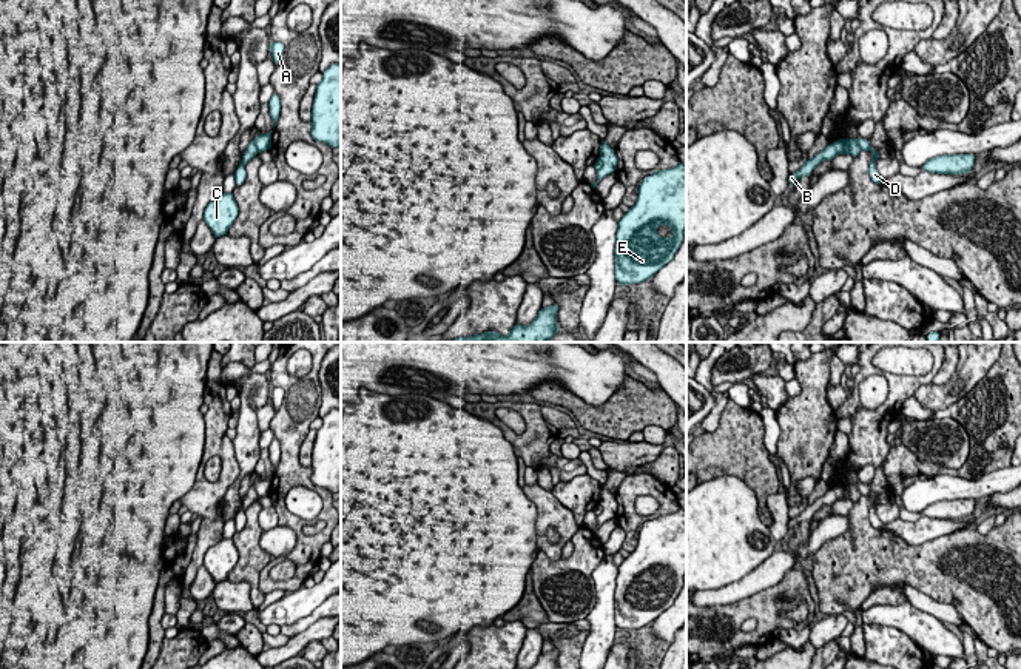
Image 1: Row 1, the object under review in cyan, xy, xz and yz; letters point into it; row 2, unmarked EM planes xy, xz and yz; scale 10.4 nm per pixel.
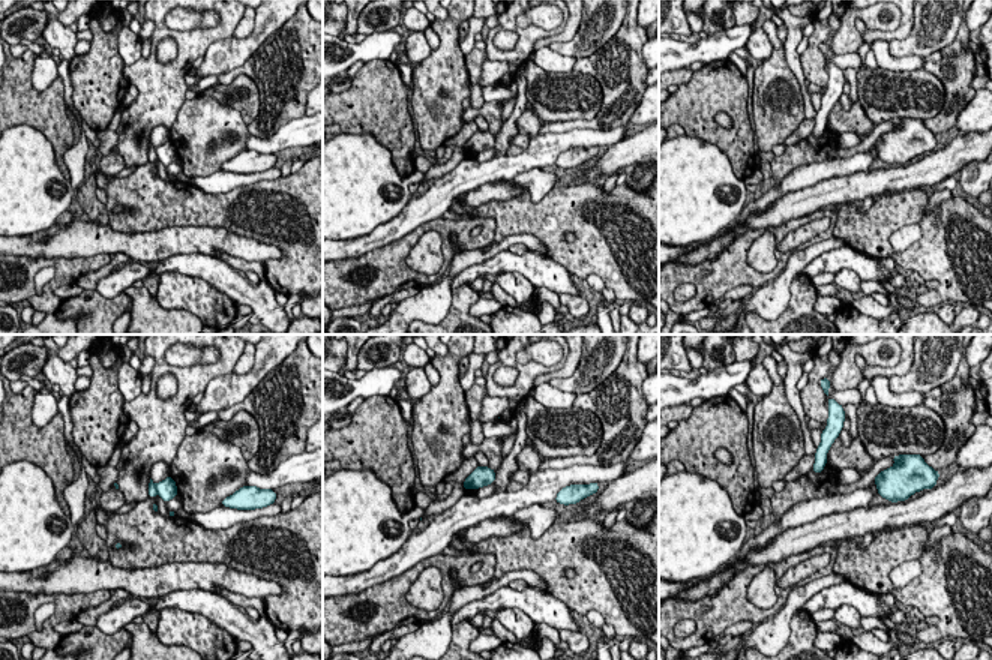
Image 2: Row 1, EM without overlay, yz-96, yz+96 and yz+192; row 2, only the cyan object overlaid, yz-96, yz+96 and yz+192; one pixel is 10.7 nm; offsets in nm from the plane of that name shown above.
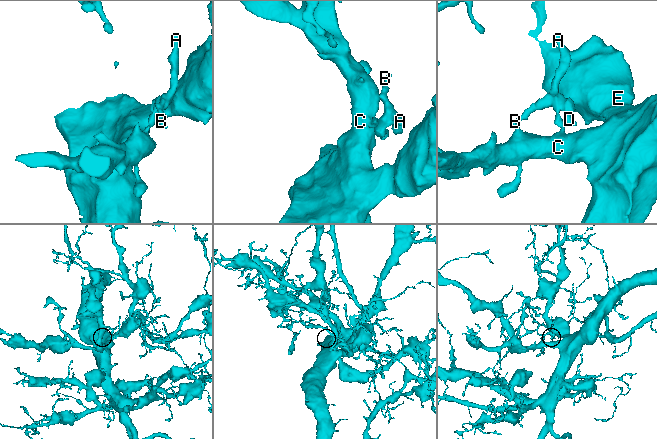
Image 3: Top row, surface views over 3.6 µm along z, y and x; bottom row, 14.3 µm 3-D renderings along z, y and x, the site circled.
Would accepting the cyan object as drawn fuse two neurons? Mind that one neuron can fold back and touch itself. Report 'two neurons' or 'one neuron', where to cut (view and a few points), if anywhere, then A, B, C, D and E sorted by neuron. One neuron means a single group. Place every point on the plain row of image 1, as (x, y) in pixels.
two neurons; cut yz (850, 484), (849, 498); groups A B D / C E

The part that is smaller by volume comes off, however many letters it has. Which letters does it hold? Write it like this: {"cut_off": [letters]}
{"cut_off": ["A", "B", "D"]}

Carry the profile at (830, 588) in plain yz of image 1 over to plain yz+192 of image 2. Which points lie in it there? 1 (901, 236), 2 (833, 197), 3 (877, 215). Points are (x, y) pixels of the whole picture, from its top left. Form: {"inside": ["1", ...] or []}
{"inside": ["3"]}

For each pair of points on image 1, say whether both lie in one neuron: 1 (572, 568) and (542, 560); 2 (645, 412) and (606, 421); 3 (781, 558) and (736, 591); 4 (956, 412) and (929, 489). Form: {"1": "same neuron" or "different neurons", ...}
{"1": "same neuron", "2": "same neuron", "3": "same neuron", "4": "different neurons"}

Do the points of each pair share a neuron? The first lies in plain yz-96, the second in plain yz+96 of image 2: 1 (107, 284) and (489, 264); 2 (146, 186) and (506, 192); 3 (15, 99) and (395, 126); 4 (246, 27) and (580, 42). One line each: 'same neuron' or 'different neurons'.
1: same neuron
2: different neurons
3: same neuron
4: different neurons

